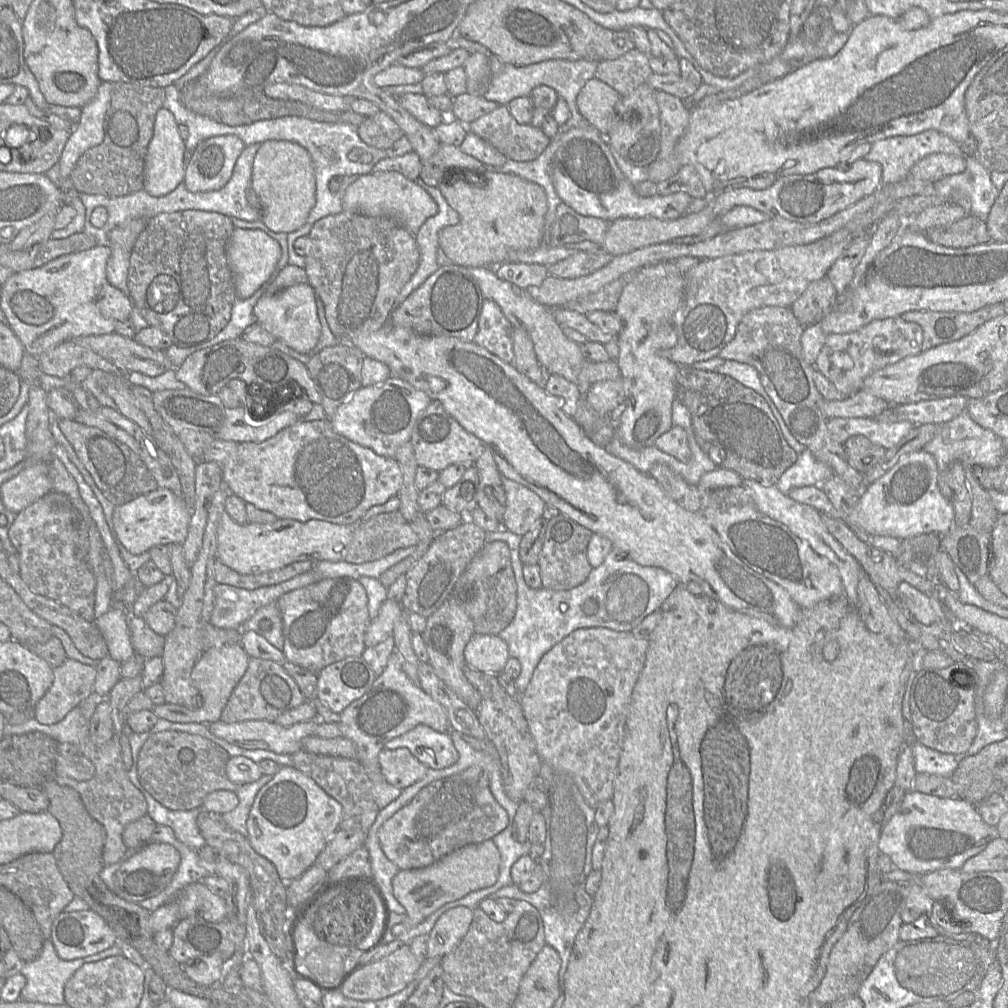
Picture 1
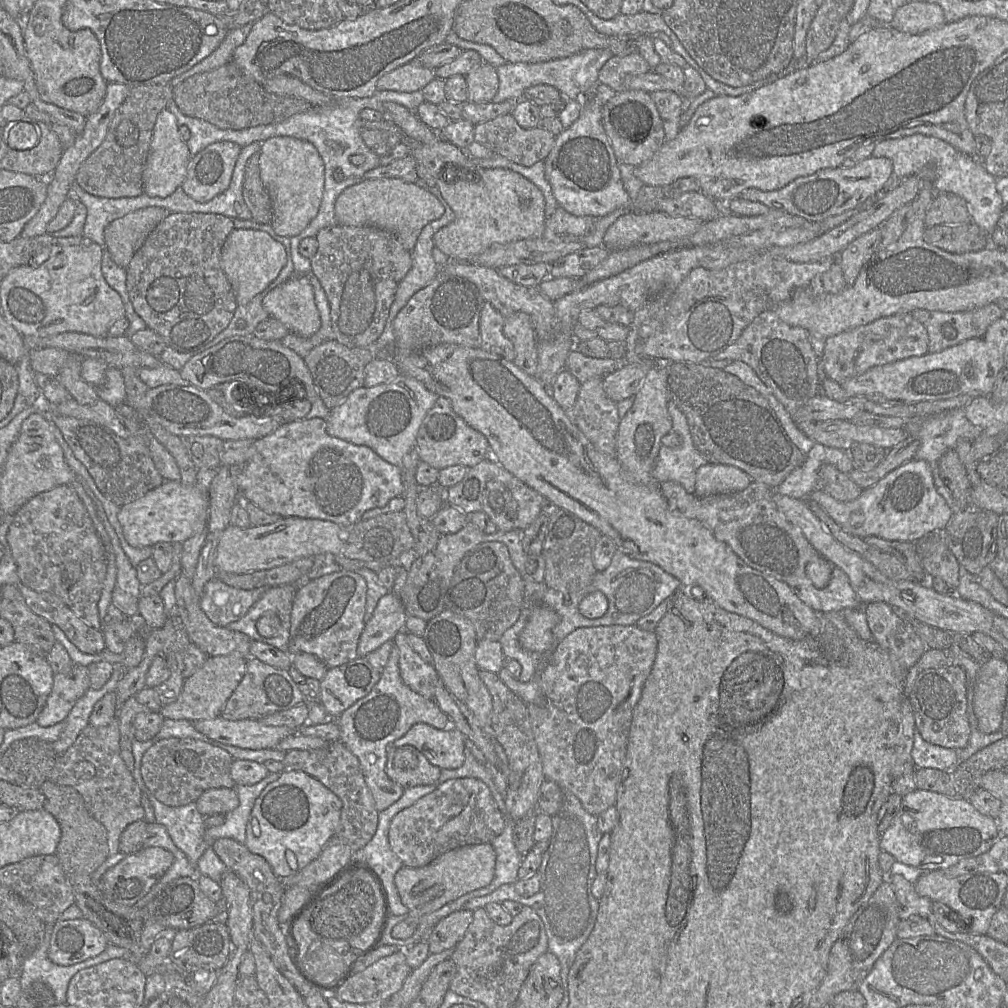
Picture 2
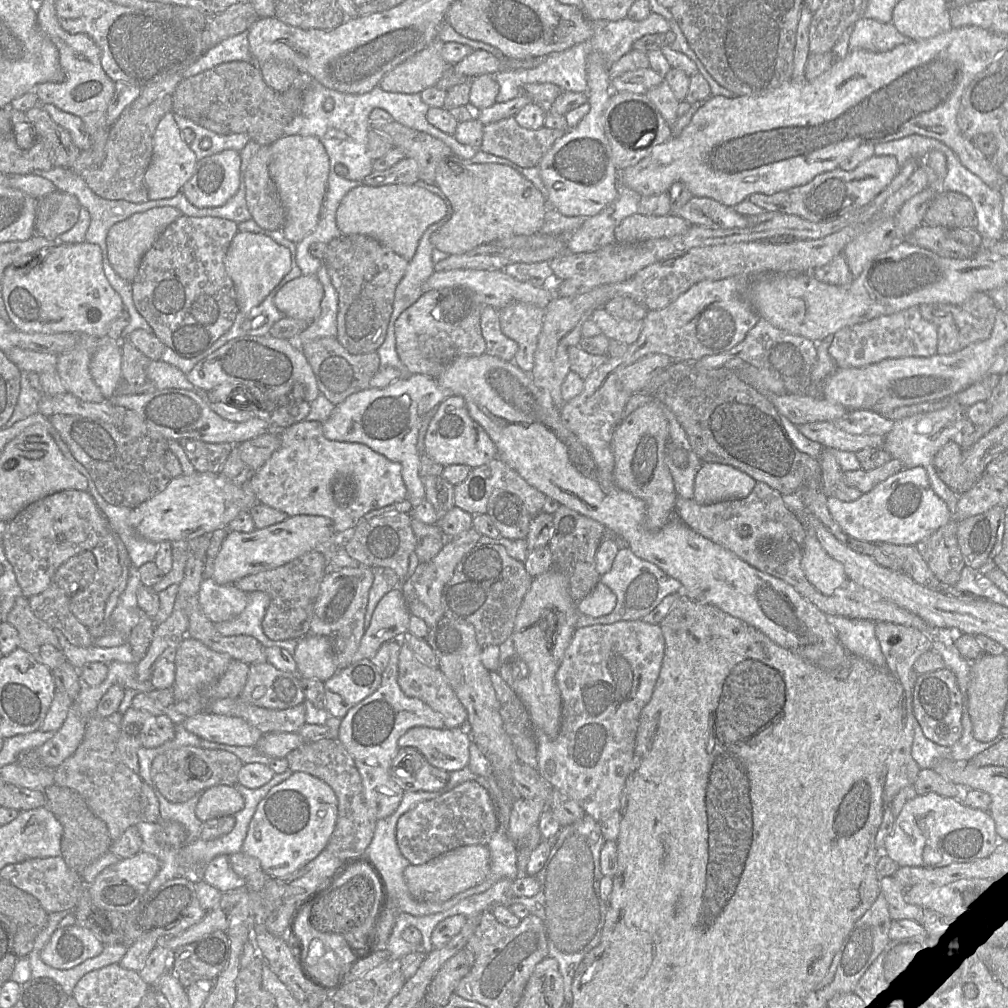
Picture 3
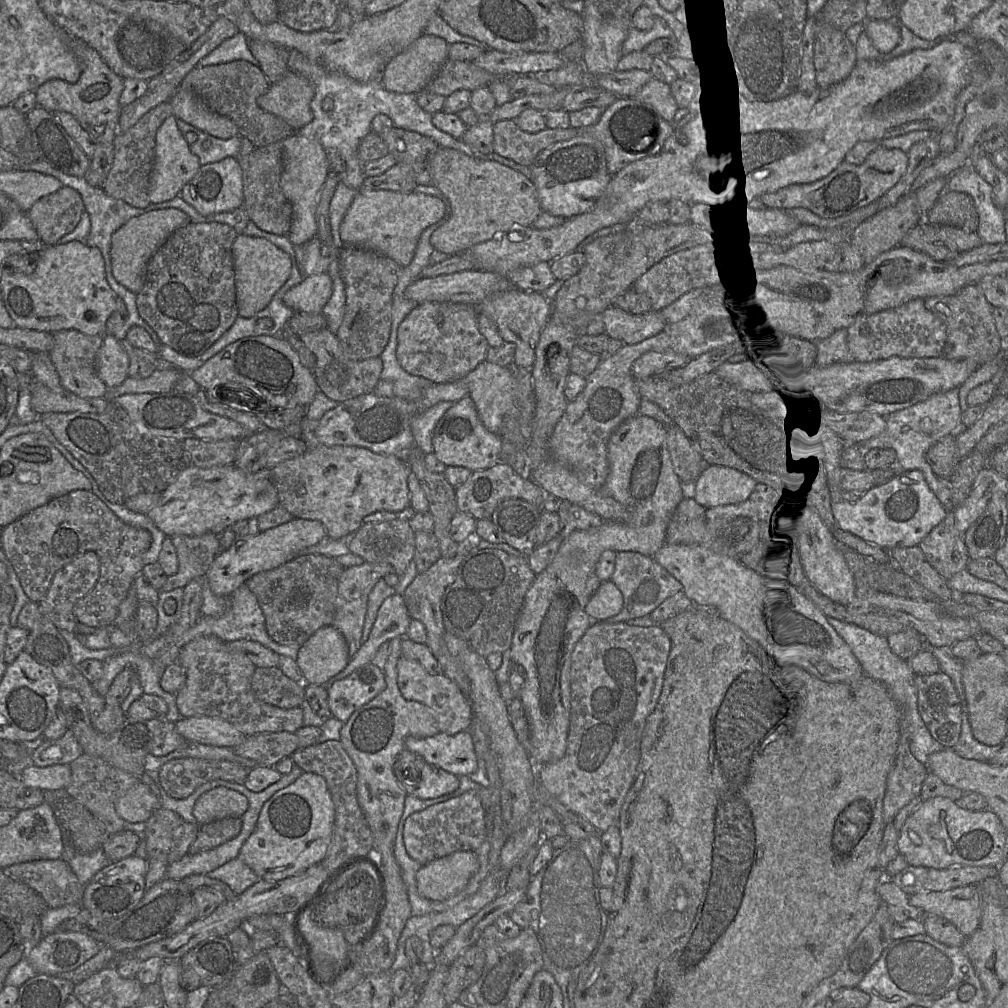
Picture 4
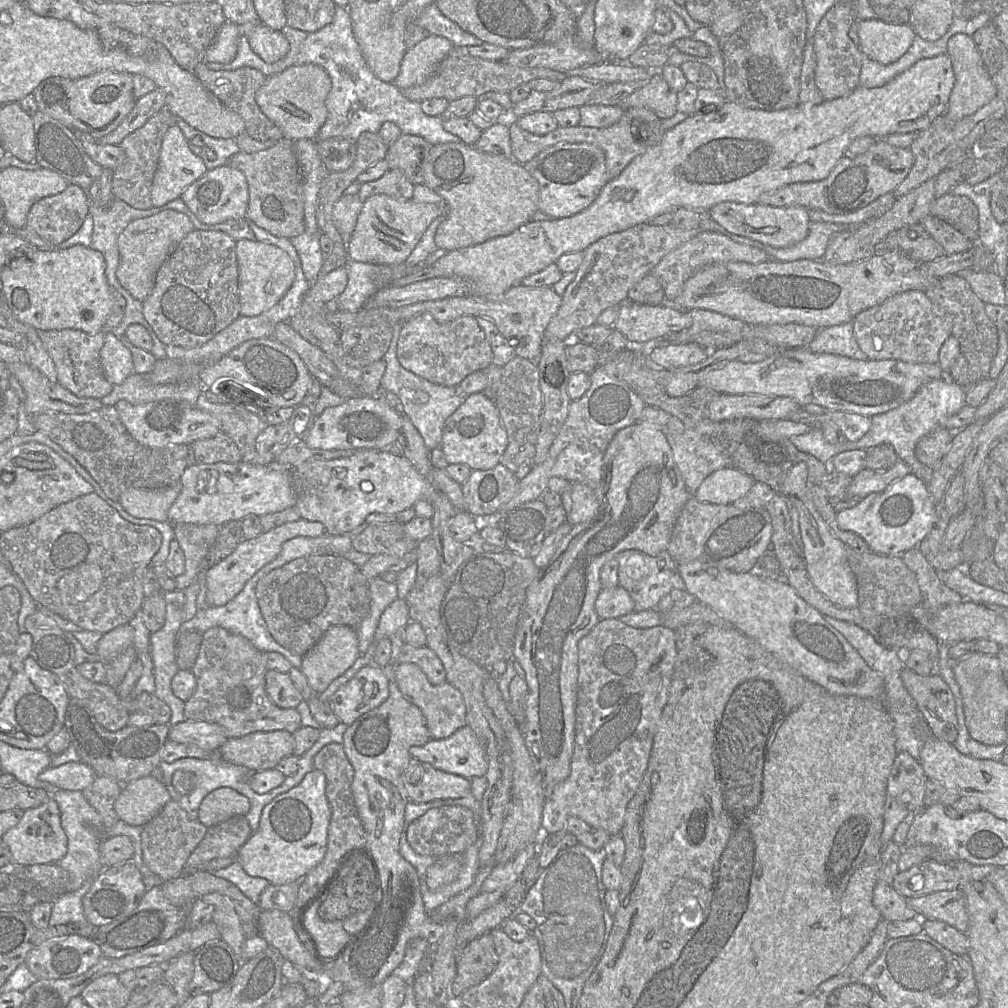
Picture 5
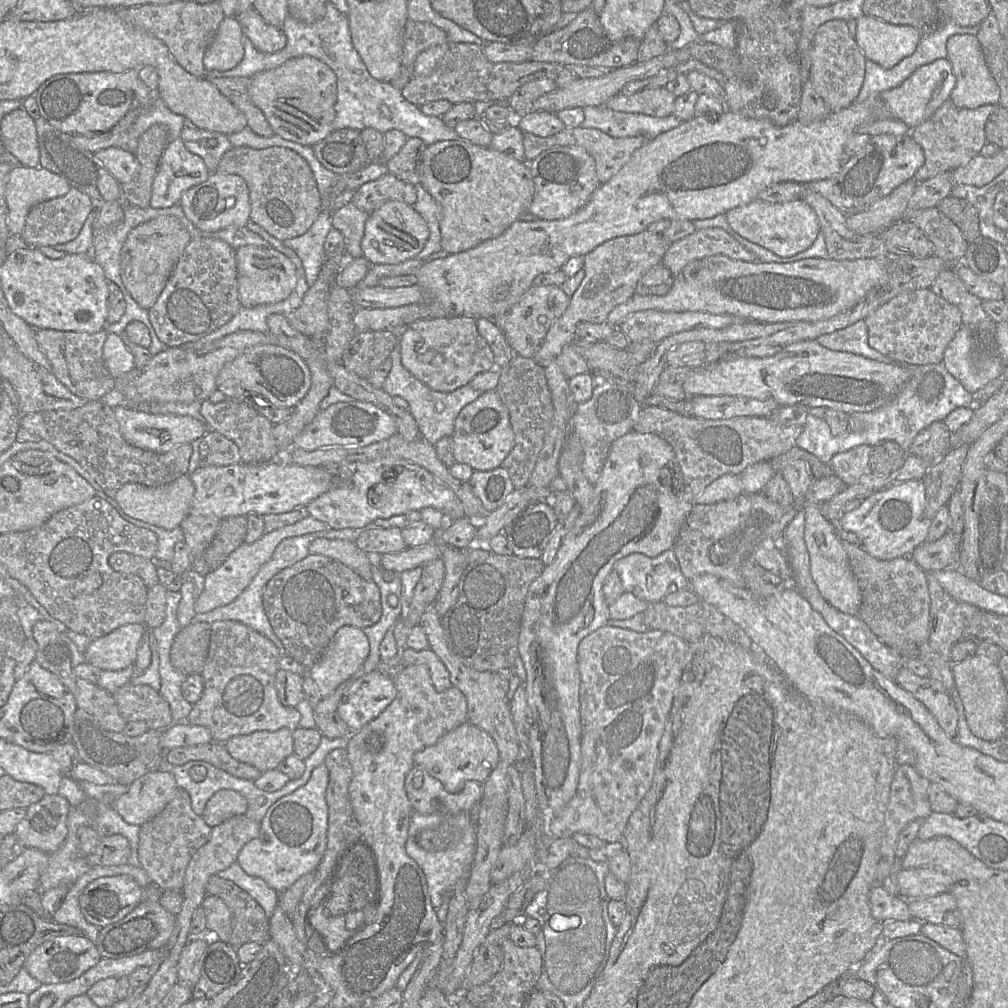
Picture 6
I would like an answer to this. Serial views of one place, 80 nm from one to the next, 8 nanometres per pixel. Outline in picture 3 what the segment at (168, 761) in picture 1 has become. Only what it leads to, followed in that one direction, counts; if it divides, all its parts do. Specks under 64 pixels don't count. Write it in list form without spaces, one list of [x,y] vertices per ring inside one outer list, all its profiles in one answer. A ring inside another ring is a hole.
[[[183,746],[157,755],[151,764],[151,777],[159,792],[170,802],[182,803],[199,791],[216,785],[233,787],[238,783],[243,762],[225,750]]]

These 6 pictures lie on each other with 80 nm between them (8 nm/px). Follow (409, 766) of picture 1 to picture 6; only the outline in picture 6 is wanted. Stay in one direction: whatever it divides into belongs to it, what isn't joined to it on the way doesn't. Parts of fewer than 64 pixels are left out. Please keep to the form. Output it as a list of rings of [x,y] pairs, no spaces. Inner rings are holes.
[[[414,767],[405,777],[405,790],[413,810],[422,814],[455,814],[475,812],[483,794],[483,783],[467,781],[456,793],[446,790],[444,785],[425,769]],[[413,777],[422,777],[422,785],[416,787]]]

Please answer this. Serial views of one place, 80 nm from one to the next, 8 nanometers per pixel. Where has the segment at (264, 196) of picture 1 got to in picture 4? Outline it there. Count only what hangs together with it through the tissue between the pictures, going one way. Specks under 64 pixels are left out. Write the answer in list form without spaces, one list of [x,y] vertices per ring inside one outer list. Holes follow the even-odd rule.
[[[293,133],[282,140],[283,171],[281,187],[292,204],[293,219],[288,237],[293,245],[303,245],[317,236],[316,210],[321,189],[330,171],[327,151],[315,138]]]

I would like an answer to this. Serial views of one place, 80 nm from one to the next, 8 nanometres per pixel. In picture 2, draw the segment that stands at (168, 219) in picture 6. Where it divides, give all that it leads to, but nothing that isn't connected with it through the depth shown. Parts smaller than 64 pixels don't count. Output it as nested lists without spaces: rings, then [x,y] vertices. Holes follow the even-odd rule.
[[[148,207],[112,221],[104,231],[105,243],[112,260],[127,270],[147,236],[170,213],[160,207]]]

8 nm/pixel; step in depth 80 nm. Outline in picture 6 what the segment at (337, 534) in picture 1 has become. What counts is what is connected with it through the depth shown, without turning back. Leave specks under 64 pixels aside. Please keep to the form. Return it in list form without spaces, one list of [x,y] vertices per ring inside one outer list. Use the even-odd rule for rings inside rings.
[[[311,516],[272,532],[265,533],[251,544],[243,543],[233,551],[226,561],[216,570],[205,576],[205,586],[201,595],[195,601],[195,612],[205,613],[234,601],[251,583],[261,567],[270,560],[276,547],[286,538],[301,536],[326,530],[328,525]]]

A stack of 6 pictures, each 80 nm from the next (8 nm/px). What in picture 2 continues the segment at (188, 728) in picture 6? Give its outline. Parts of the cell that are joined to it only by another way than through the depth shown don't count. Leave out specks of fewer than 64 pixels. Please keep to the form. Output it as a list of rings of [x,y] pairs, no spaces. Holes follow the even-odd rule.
[[[218,716],[191,722],[197,731],[216,741],[251,750],[276,748],[281,740],[298,733],[286,726],[266,725],[260,719],[228,720]]]

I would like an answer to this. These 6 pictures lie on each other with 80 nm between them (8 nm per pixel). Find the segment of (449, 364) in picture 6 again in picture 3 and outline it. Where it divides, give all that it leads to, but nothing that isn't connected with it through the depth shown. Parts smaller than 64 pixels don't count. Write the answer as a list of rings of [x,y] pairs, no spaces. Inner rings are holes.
[[[463,286],[424,292],[394,324],[396,351],[402,364],[412,374],[435,379],[455,358],[484,354],[486,343],[480,327],[482,308],[475,293]]]

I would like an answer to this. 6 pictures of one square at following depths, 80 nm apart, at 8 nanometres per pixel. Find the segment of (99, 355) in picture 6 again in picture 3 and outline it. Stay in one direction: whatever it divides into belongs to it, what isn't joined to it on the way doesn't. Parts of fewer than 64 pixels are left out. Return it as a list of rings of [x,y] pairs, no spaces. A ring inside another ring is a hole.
[[[87,334],[78,336],[78,344],[74,349],[58,355],[56,372],[67,392],[83,401],[99,403],[104,397],[91,376],[89,365],[100,339]]]

